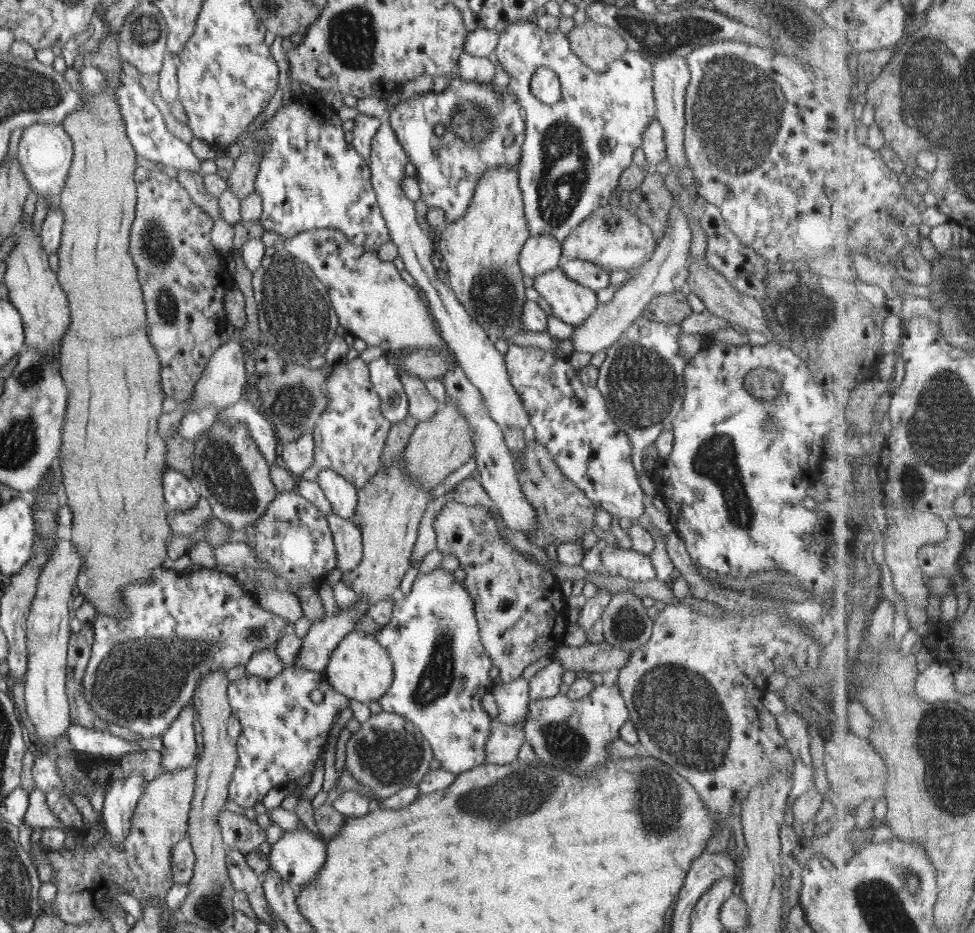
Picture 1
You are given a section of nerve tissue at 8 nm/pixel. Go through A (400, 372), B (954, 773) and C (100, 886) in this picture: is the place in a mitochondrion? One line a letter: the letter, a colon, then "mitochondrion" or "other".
A: other
B: mitochondrion
C: other

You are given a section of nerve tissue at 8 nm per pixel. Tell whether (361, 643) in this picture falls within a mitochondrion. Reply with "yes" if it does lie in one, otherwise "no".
no

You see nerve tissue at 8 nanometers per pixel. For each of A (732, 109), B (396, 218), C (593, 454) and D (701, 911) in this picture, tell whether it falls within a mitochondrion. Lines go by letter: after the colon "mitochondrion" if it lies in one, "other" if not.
A: mitochondrion
B: other
C: other
D: other

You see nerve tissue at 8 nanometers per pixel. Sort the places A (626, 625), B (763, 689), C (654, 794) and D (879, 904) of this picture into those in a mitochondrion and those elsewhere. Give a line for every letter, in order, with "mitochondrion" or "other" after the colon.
A: mitochondrion
B: other
C: mitochondrion
D: mitochondrion

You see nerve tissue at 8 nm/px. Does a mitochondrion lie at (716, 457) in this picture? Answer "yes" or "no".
yes

